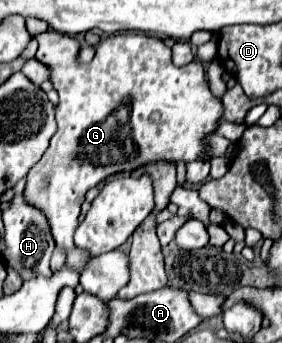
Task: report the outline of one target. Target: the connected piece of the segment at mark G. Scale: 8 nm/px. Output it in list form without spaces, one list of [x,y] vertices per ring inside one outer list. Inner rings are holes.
[[[47,30],[35,36],[35,40],[39,42],[35,60],[49,68],[49,80],[59,94],[59,104],[55,106],[57,132],[53,134],[43,158],[27,174],[25,200],[47,214],[57,246],[67,252],[67,266],[81,272],[91,258],[73,244],[73,234],[87,190],[99,186],[113,174],[129,174],[151,162],[189,164],[193,160],[211,160],[203,140],[217,130],[223,116],[223,104],[209,90],[201,62],[195,60],[181,68],[175,66],[171,62],[171,48],[167,48],[159,36],[139,32],[107,36],[97,46],[97,54],[89,64],[81,64],[77,60],[79,42],[69,34]]]

